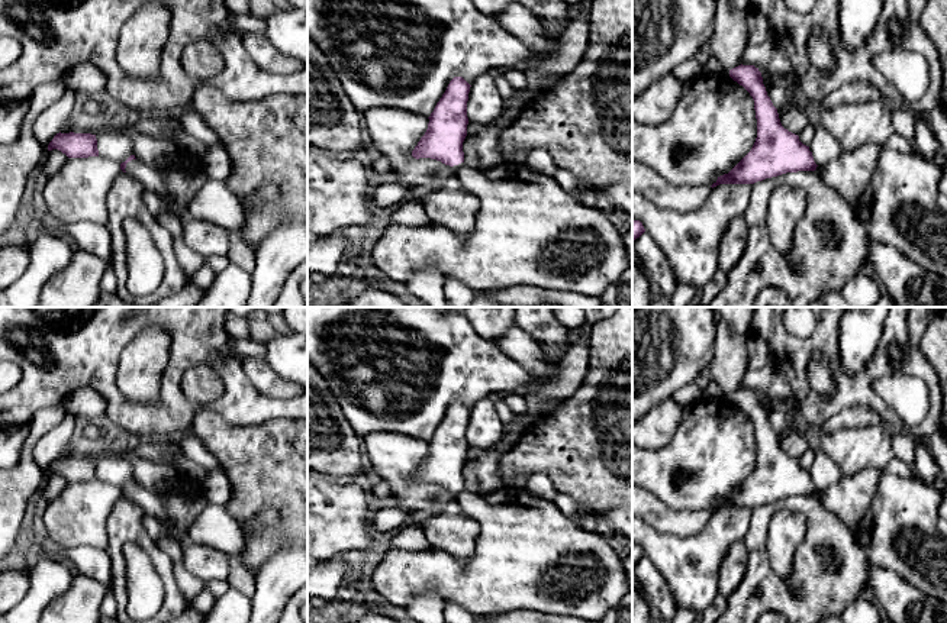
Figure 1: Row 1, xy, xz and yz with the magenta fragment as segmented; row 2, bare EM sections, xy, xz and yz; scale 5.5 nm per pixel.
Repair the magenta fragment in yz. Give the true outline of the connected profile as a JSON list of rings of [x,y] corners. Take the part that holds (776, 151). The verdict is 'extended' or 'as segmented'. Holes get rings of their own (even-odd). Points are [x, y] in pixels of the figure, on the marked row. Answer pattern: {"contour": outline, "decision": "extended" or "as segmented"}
{"contour": [[[741,64],[729,70],[729,77],[743,85],[754,100],[757,138],[751,151],[728,174],[718,177],[711,187],[754,184],[786,172],[815,171],[818,165],[809,146],[782,126],[758,68]]], "decision": "as segmented"}

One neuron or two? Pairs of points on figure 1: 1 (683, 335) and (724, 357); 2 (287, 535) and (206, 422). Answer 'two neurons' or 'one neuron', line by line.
1: two neurons
2: one neuron

